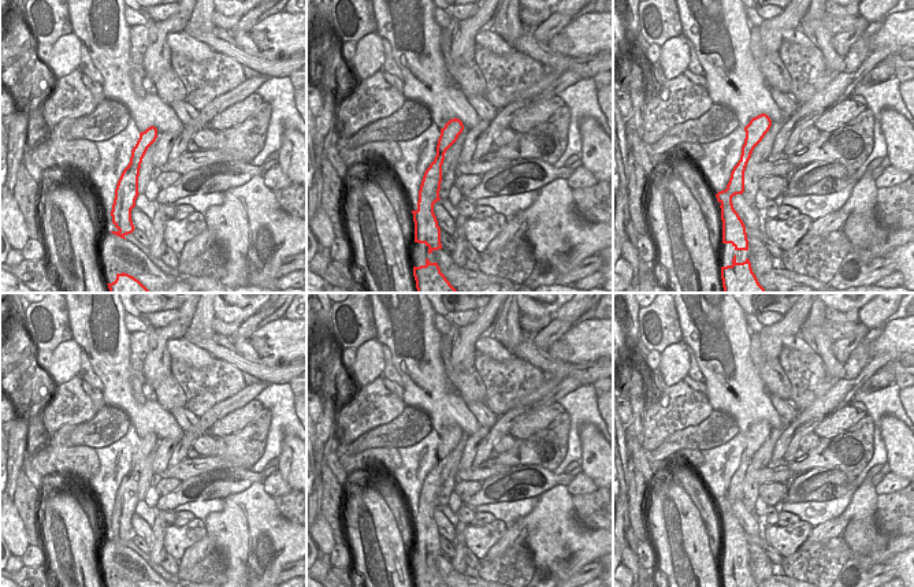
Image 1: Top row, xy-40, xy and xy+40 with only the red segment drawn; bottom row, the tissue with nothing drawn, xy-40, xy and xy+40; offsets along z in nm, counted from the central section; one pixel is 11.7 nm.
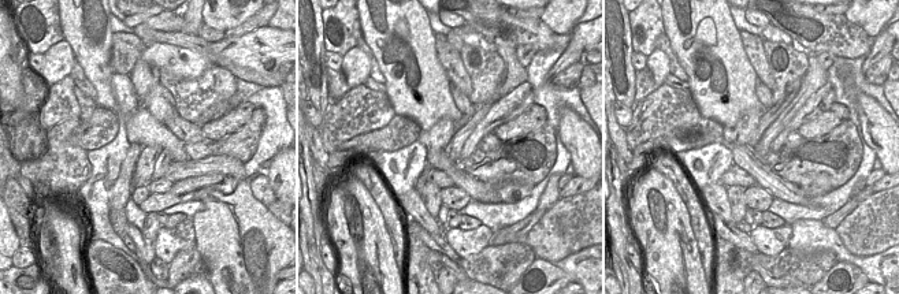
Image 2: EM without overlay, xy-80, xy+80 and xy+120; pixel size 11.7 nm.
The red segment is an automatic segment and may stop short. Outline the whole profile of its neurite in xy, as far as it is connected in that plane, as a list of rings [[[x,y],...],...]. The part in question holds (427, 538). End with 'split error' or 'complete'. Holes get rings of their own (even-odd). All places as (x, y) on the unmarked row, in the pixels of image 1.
[[[450,426],[443,435],[436,452],[436,462],[426,476],[420,497],[417,516],[412,517],[415,528],[415,549],[424,550],[428,561],[442,556],[441,534],[434,520],[434,510],[439,508],[439,497],[442,488],[442,471],[446,457],[457,447],[462,439],[464,431],[460,426]]] | complete

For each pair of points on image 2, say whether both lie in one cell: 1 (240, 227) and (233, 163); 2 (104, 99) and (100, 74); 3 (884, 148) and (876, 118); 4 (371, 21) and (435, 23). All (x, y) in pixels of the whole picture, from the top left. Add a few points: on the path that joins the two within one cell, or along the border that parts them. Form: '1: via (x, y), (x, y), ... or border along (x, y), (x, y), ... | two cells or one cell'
1: border along (246, 178), (241, 181) | two cells
2: via (104, 93), (101, 79) | one cell
3: via (884, 141), (876, 125) | one cell
4: border along (426, 14), (434, 33) | two cells

